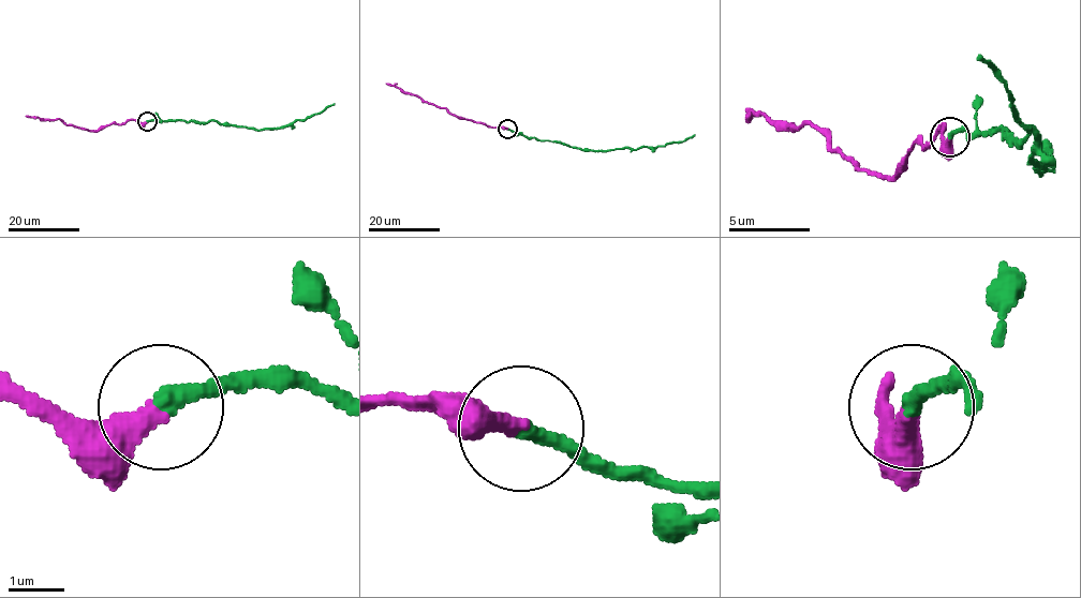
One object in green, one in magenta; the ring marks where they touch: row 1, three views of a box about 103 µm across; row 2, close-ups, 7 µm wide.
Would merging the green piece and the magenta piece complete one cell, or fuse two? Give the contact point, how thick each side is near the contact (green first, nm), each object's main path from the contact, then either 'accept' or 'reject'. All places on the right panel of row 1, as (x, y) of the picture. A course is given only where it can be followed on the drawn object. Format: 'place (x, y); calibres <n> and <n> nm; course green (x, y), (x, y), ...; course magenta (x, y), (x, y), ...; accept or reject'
place (950, 136); calibres 320 and 420 nm; course green (949, 135), (1034, 132), (1050, 160), (1038, 172), (1046, 168), (1030, 128), (977, 55); course magenta (949, 135), (945, 128), (924, 148), (913, 148), (888, 176), (835, 152), (812, 123), (780, 128), (746, 107); accept

